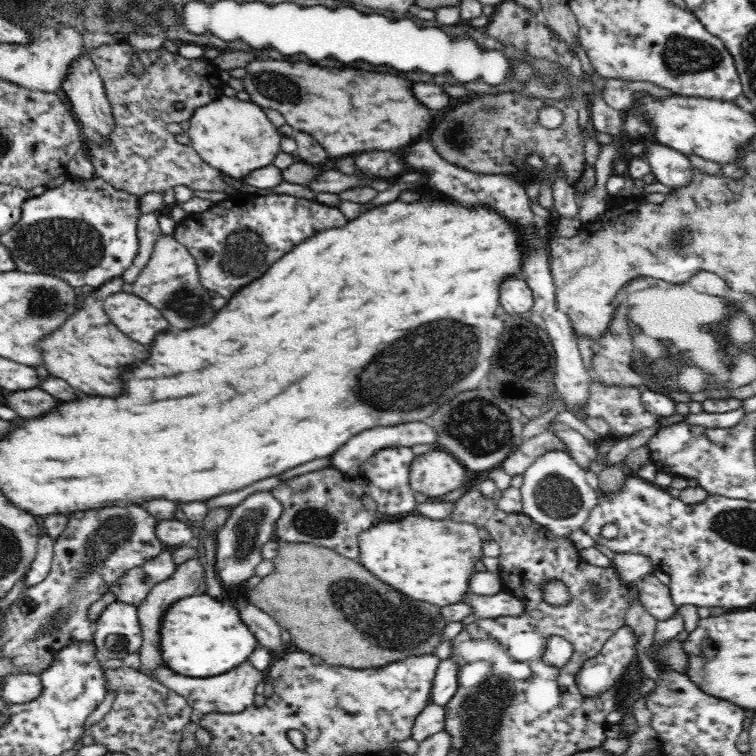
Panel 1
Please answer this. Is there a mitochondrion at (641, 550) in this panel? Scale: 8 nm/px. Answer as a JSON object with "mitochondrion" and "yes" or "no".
{"mitochondrion":"no"}

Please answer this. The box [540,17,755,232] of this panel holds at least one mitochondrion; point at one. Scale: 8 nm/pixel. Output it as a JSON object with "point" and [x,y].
{"point":[684,56]}

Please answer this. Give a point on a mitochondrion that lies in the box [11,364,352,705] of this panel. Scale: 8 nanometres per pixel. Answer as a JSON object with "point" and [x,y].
{"point":[108,538]}

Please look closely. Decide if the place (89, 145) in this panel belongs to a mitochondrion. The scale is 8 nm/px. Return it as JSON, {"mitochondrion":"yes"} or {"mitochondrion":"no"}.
{"mitochondrion":"no"}

